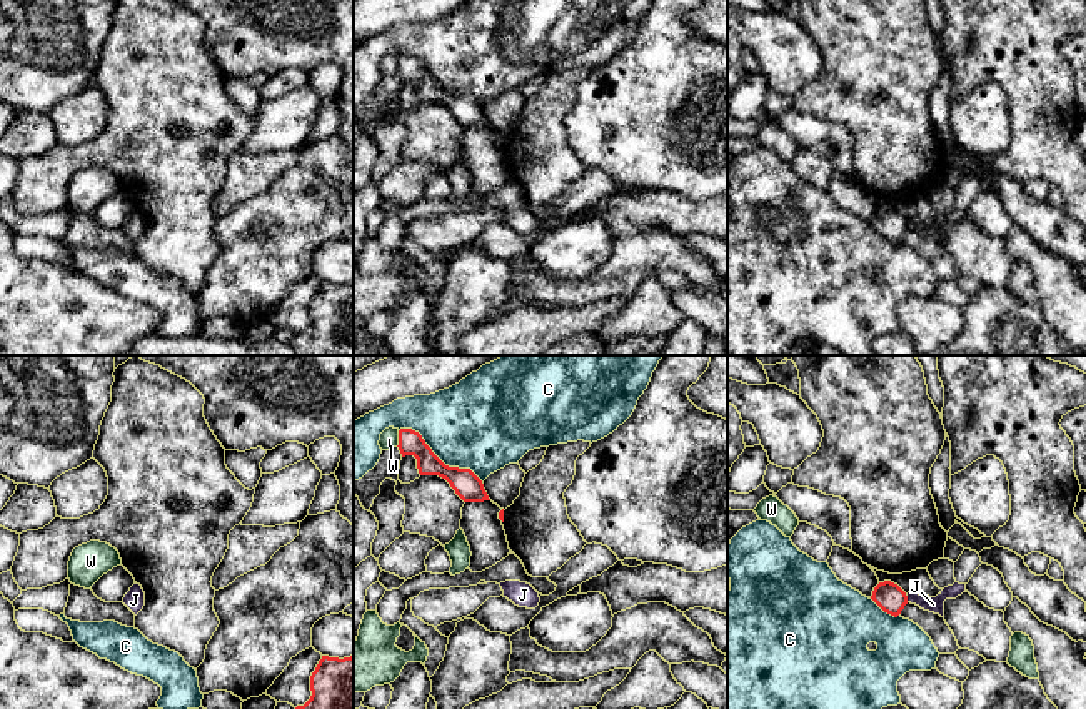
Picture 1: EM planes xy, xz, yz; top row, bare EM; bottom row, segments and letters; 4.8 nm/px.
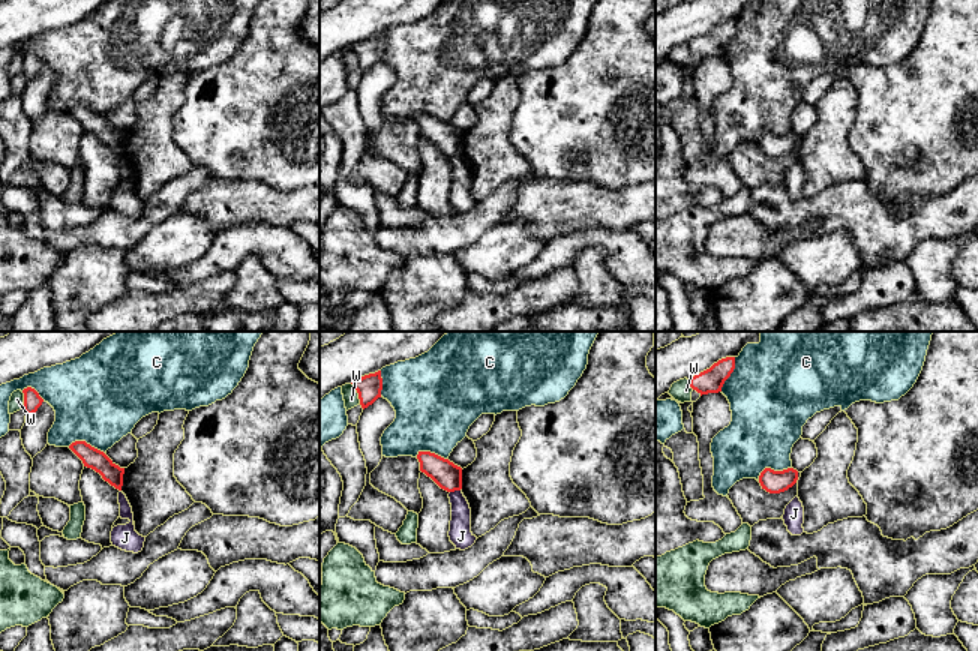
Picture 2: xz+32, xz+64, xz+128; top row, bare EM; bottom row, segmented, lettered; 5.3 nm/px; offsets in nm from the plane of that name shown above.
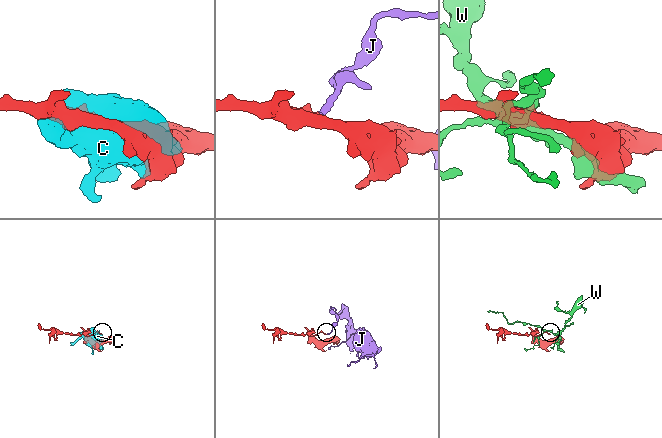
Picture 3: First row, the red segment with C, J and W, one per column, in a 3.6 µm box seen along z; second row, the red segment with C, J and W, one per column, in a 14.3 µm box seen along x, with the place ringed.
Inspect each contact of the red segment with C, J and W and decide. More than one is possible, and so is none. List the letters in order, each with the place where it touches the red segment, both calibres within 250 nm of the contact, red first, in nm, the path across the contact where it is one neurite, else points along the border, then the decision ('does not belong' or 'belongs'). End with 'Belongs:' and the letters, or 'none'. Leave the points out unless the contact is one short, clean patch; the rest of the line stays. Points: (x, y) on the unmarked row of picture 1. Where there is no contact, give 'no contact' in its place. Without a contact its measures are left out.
C: contact xz (437, 84); calibres 140 and 440 nm; does not belong
J: contact yz (906, 224); calibres 140 and 80 nm; border yz (904, 221), (908, 227); does not belong
W: contact xz (399, 65); calibres 120 and 90 nm; does not belong
Belongs: none

